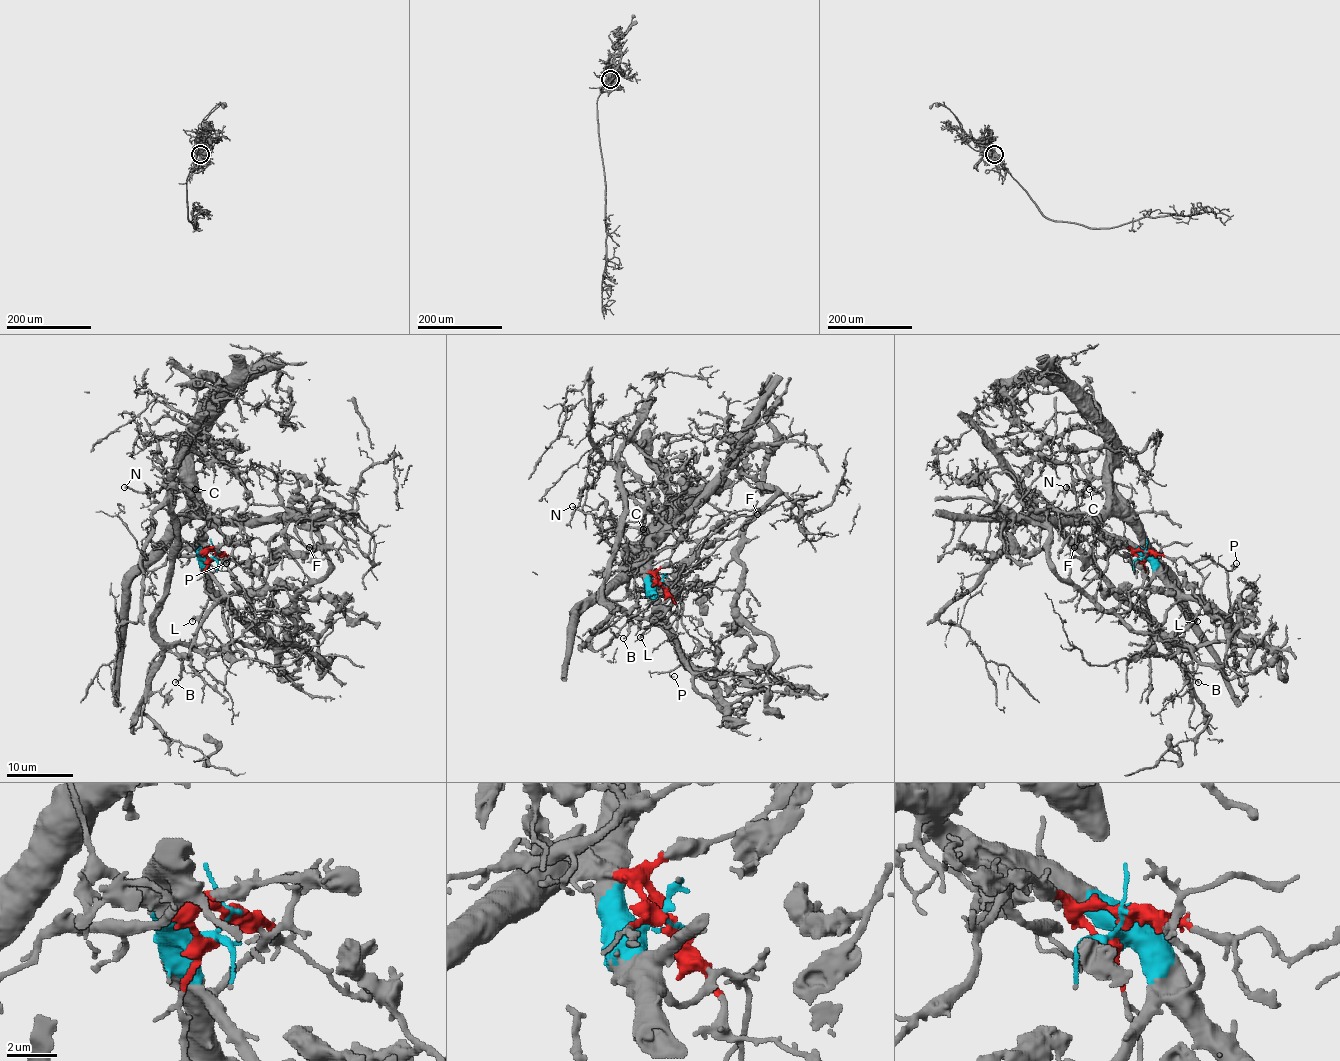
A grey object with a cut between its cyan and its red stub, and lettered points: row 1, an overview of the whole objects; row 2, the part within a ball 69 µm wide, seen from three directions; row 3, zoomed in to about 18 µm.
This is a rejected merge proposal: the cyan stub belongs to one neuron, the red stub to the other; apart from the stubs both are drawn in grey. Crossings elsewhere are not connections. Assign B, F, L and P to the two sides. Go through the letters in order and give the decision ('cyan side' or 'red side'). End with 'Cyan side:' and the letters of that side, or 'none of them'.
B: cyan side
F: red side
L: cyan side
P: red side
Cyan side: B, L

